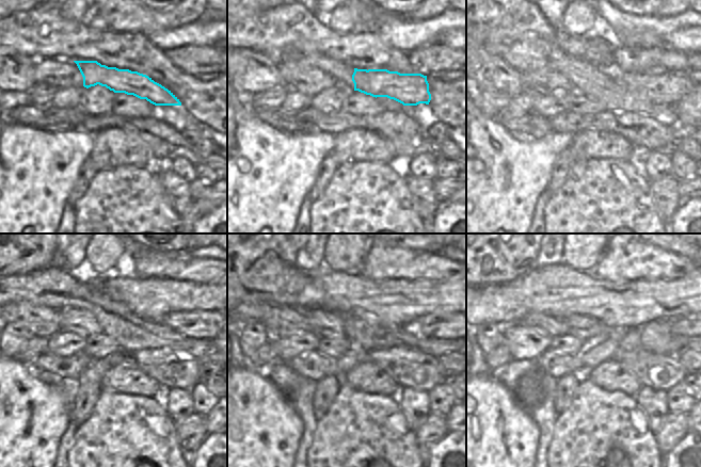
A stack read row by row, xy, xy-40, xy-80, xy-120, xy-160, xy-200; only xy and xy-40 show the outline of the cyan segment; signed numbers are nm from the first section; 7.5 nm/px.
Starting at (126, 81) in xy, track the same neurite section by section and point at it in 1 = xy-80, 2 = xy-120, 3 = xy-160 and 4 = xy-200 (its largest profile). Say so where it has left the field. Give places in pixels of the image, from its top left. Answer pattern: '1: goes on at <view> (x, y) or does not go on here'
1: goes on at xy-80 (669, 87)
2: goes on at xy-120 (203, 324)
3: goes on at xy-160 (444, 325)
4: goes on at xy-200 (680, 324)

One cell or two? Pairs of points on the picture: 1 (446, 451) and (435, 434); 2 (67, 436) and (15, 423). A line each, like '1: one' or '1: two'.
1: two
2: two

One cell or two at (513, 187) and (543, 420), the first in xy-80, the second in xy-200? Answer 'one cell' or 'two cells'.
two cells

